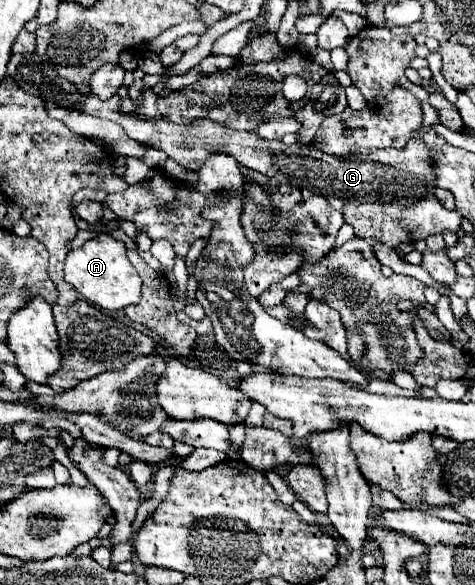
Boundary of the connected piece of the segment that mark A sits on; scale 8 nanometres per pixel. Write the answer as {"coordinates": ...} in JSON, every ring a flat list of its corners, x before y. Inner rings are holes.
{"coordinates":[[98,234,82,248,70,250,64,262,64,280,72,284,84,300,102,310,122,310,140,302,142,280,126,258,126,246,114,240,110,234]]}

